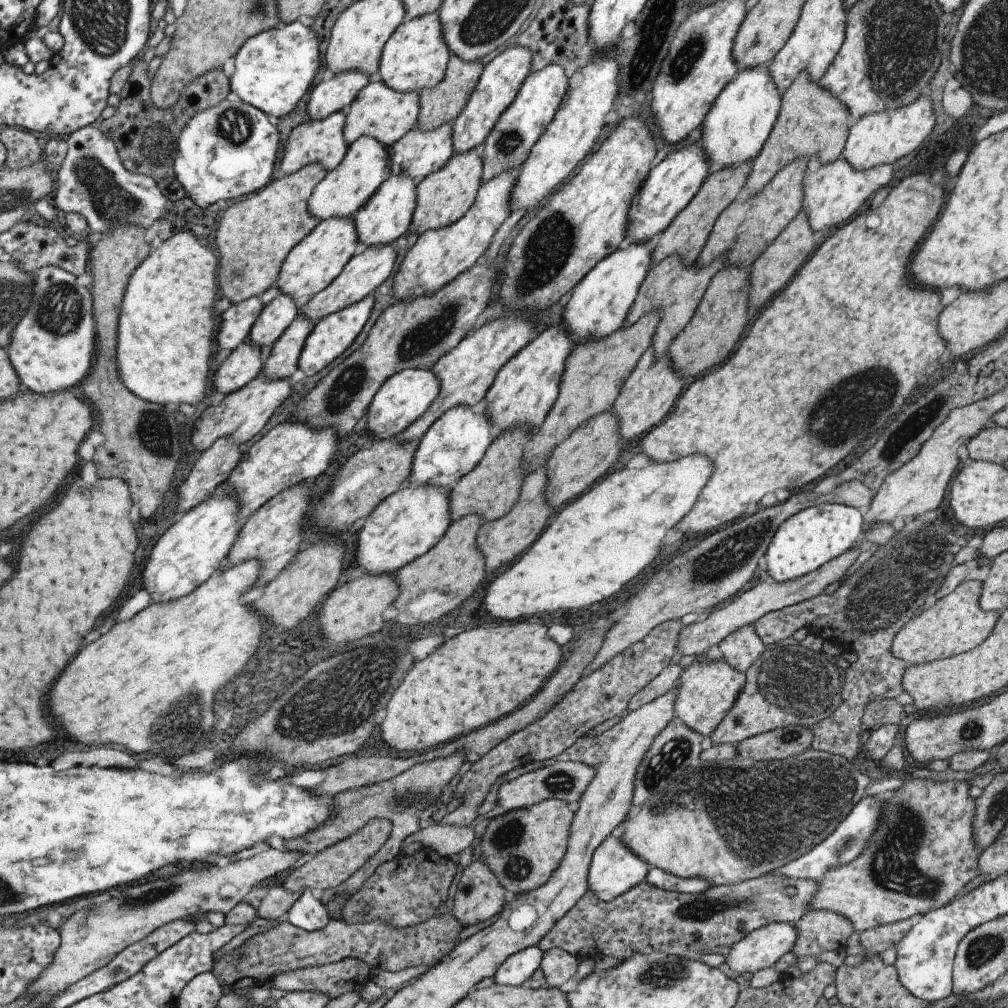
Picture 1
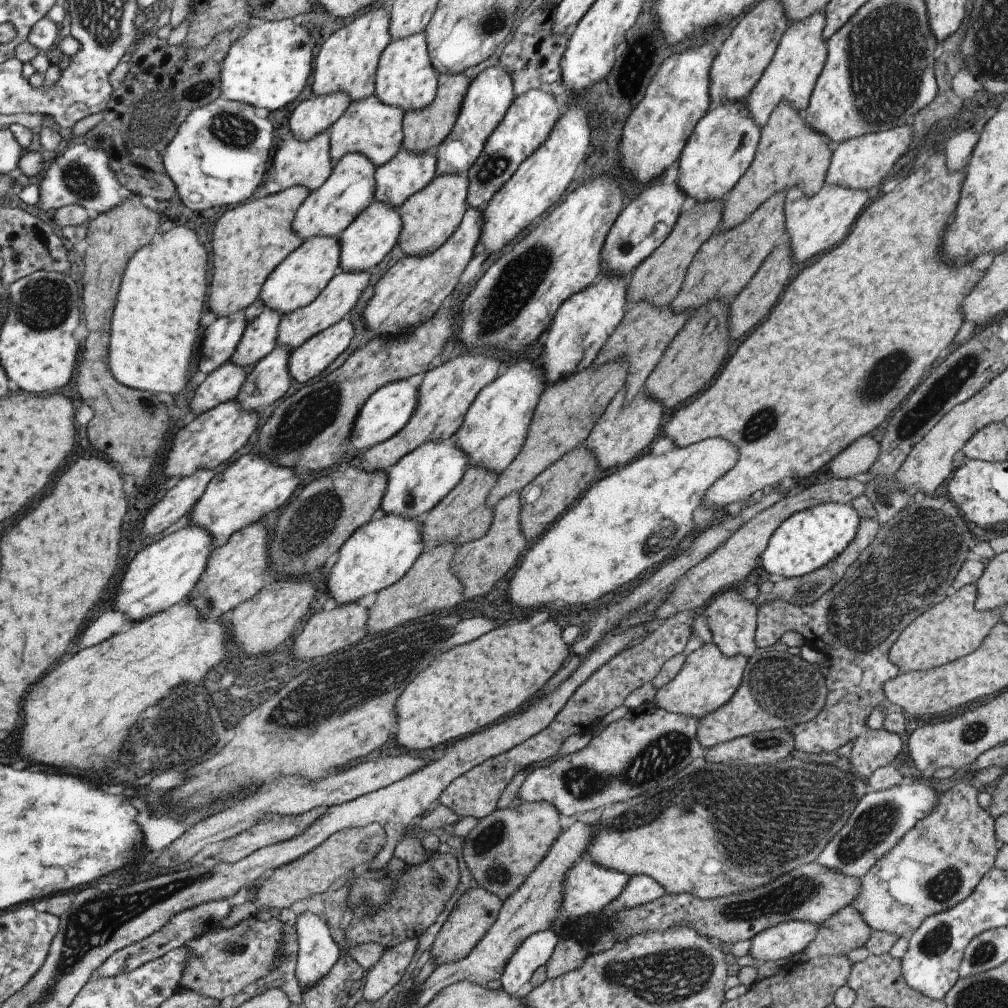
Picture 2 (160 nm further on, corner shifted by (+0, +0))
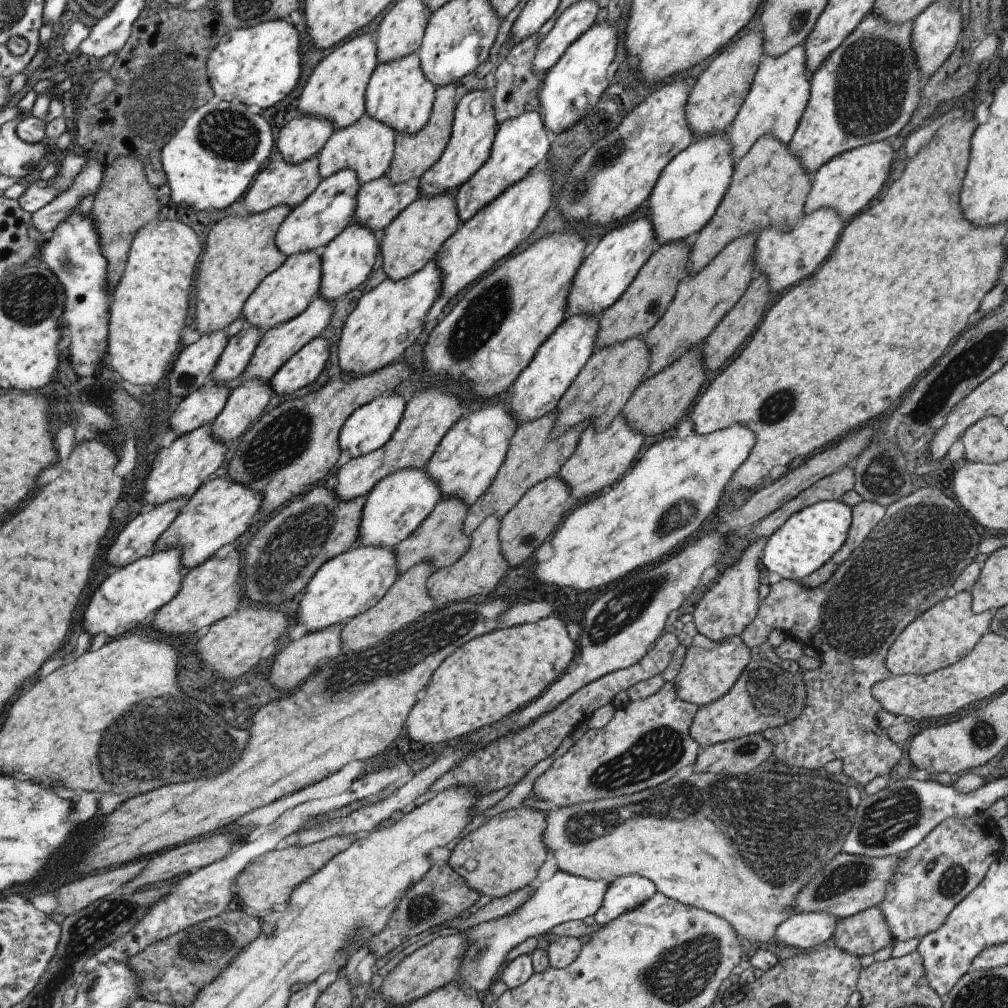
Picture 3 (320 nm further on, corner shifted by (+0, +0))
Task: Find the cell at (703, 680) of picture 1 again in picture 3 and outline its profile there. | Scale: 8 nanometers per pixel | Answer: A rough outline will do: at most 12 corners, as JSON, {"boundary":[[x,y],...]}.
{"boundary":[[740,636],[691,638],[671,682],[696,708],[733,687],[753,654]]}

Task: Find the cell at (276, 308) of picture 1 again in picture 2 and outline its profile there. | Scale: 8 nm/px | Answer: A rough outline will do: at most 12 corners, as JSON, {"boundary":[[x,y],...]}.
{"boundary":[[280,316],[247,322],[229,361],[247,368],[276,347]]}

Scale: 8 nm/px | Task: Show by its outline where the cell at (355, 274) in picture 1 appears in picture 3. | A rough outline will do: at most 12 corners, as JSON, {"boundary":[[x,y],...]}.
{"boundary":[[315,296],[263,331],[241,382],[270,380],[327,328],[335,300]]}

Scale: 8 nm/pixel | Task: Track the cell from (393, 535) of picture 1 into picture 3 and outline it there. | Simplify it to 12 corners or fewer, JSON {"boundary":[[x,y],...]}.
{"boundary":[[359,541],[305,586],[306,633],[345,624],[400,575],[393,548]]}

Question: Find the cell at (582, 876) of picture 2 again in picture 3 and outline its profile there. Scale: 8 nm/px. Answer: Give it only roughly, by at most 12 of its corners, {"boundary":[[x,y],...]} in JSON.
{"boundary":[[556,871],[527,902],[463,931],[445,988],[482,995],[511,948],[583,920],[608,883]]}

